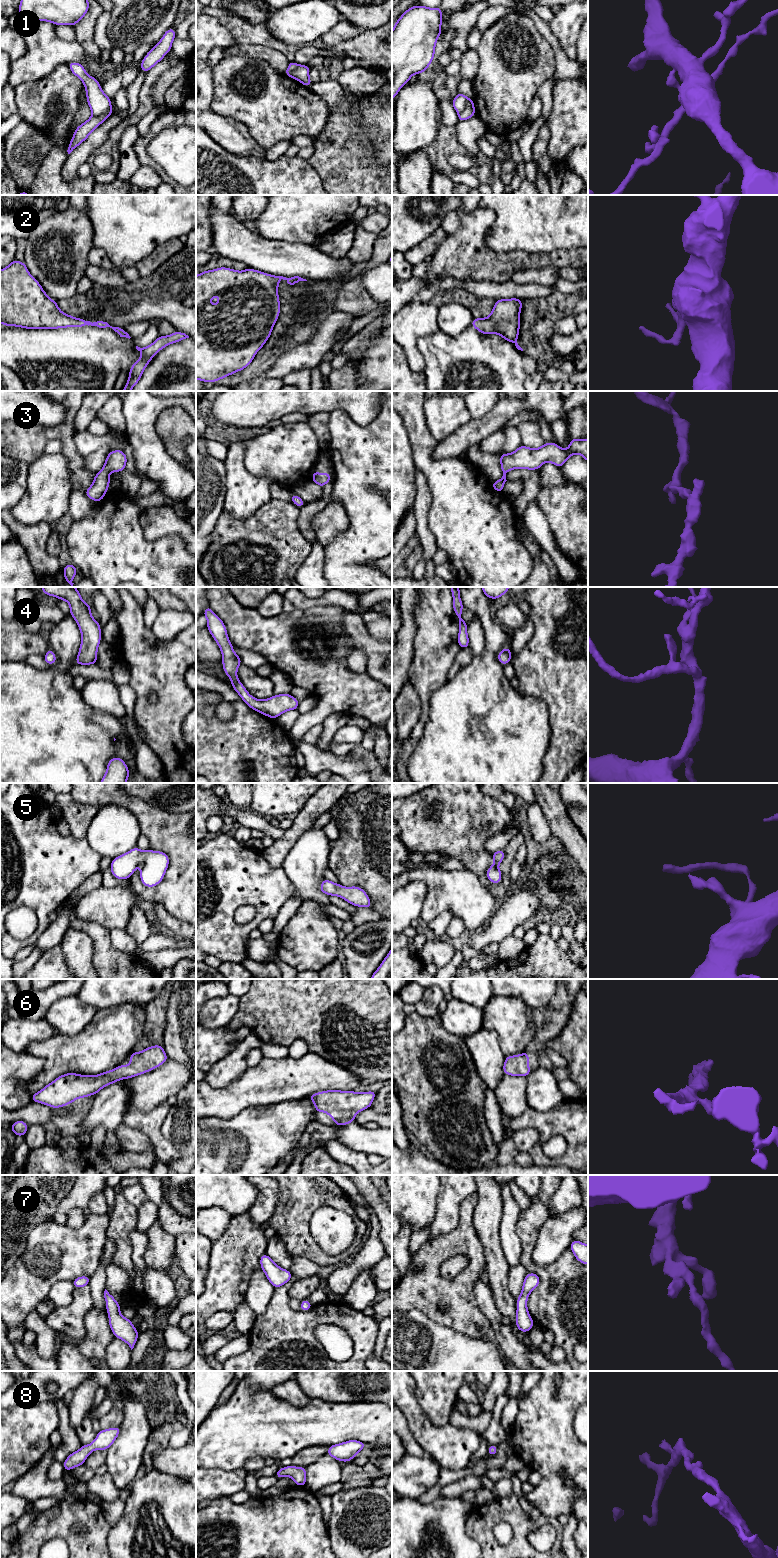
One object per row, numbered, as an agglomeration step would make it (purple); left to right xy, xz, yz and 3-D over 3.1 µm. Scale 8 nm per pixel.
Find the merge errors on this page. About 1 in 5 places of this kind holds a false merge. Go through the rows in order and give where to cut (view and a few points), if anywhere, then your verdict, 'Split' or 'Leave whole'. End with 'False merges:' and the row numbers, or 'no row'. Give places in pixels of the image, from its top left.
1: Split along xy (111, 106), (99, 114), (92, 115). Split
2: No split. Leave whole
3: No split. Leave whole
4: No split. Leave whole
5: No split. Leave whole
6: No split. Leave whole
7: No split. Leave whole
8: No split. Leave whole
False merges: 1

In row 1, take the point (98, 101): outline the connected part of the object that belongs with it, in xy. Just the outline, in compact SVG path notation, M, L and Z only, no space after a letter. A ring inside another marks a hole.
M77 62L67 64L71 72L82 80L86 89L86 98L92 115L100 115L111 107L111 99L102 91L98 80L88 76L84 66Z

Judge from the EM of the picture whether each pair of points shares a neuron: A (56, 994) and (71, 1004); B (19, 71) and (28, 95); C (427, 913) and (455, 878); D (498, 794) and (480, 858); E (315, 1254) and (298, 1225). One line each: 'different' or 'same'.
A: different
B: different
C: same
D: different
E: same

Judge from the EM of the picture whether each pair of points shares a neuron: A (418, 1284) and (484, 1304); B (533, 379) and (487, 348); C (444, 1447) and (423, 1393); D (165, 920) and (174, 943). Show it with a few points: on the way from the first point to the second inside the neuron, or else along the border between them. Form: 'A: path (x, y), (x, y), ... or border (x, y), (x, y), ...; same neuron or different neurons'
A: border (478, 1279), (474, 1297), (490, 1322); different neurons
B: border (538, 363), (538, 368), (525, 380); different neurons
C: border (419, 1407), (433, 1424), (448, 1424); different neurons
D: border (165, 931), (185, 940); different neurons

